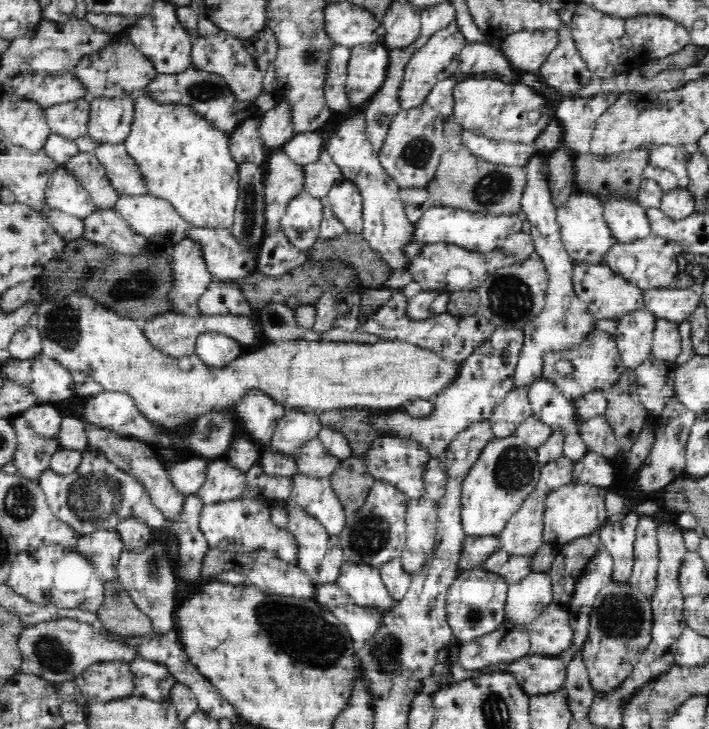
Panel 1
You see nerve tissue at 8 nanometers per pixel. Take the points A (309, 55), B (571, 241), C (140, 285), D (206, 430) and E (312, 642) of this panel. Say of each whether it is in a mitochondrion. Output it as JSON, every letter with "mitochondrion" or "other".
{"A":"mitochondrion","B":"other","C":"mitochondrion","D":"mitochondrion","E":"mitochondrion"}

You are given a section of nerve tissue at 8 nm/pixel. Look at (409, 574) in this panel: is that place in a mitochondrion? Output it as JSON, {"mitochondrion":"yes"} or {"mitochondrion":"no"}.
{"mitochondrion":"no"}

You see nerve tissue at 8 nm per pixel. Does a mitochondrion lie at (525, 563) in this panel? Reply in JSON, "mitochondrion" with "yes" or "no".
{"mitochondrion":"no"}

